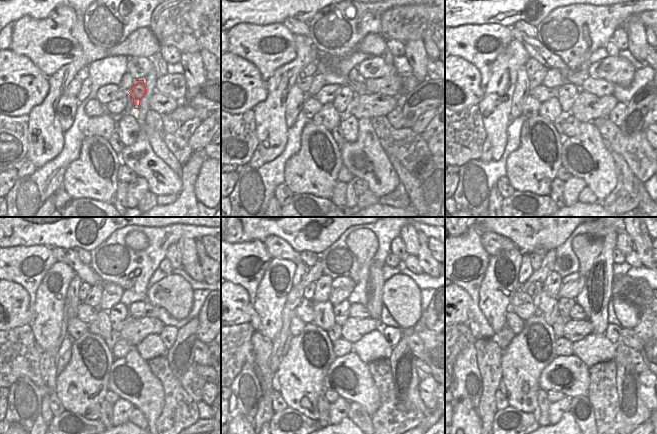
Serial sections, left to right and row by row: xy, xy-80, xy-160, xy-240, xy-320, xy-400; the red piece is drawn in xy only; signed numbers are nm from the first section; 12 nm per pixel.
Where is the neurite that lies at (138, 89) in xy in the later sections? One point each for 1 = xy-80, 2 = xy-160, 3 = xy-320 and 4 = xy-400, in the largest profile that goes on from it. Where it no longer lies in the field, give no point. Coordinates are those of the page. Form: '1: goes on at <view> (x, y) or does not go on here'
1: goes on at xy-80 (358, 87)
2: goes on at xy-160 (534, 48)
3: goes on at xy-320 (277, 247)
4: goes on at xy-400 (493, 243)

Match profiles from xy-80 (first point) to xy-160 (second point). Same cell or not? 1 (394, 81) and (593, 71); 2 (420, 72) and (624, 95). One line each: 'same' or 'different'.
1: different
2: different

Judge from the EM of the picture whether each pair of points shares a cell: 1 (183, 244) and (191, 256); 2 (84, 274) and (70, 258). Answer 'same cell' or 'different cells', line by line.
1: same cell
2: same cell

